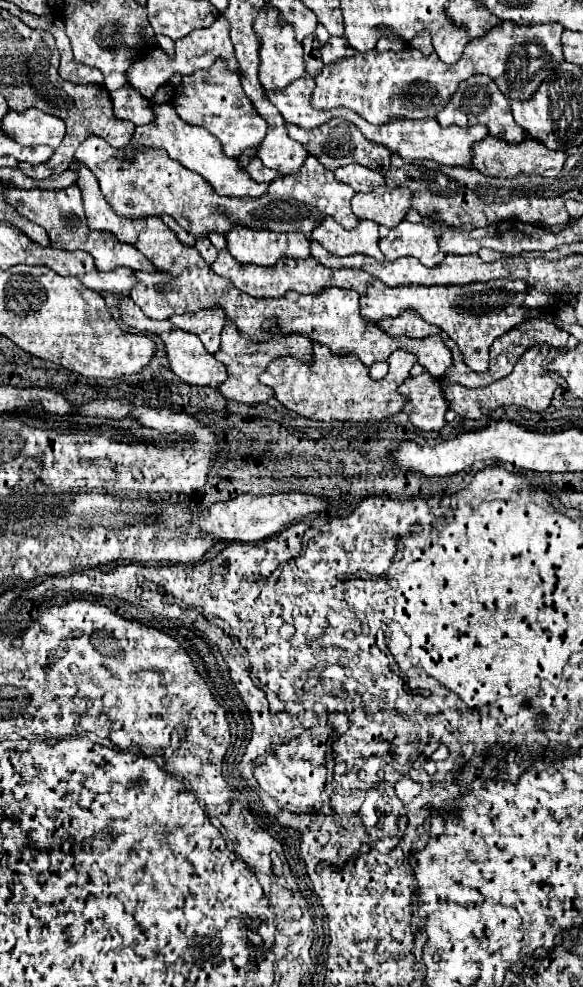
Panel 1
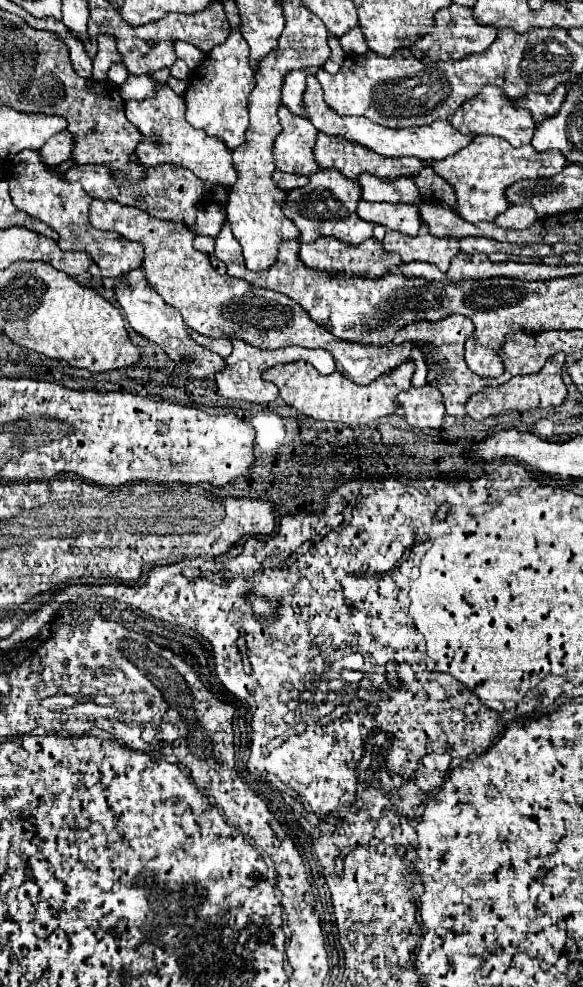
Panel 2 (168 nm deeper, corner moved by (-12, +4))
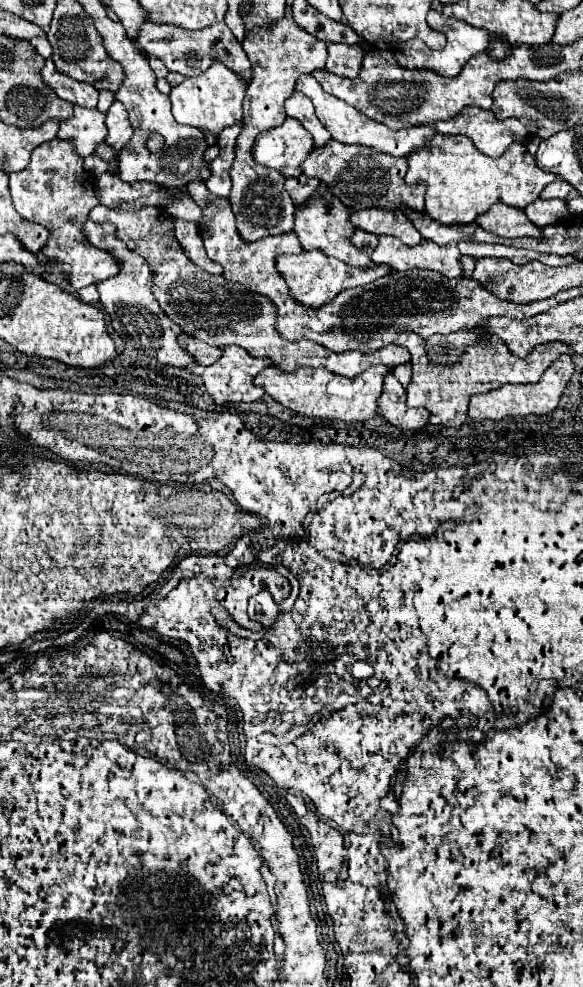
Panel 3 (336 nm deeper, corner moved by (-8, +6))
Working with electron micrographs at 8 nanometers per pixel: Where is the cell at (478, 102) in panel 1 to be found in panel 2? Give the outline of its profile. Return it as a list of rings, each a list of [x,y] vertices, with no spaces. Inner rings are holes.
[[[485,86],[475,98],[467,100],[459,110],[453,114],[451,124],[461,132],[461,134],[489,134],[489,136],[499,136],[507,140],[511,146],[523,146],[529,144],[535,132],[533,118],[527,110],[515,108],[509,98],[503,98],[503,90],[497,86]]]

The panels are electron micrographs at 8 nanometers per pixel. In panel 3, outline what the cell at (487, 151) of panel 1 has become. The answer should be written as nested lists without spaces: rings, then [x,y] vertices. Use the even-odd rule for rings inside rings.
[[[439,134],[435,136],[435,144],[431,144],[431,150],[415,152],[415,156],[407,156],[407,160],[407,184],[415,184],[417,180],[427,182],[425,210],[433,220],[443,224],[473,222],[493,204],[525,208],[527,204],[535,202],[541,190],[557,178],[551,172],[543,172],[535,164],[533,154],[521,142],[511,144],[503,156],[491,158],[479,152],[473,140],[467,136]]]

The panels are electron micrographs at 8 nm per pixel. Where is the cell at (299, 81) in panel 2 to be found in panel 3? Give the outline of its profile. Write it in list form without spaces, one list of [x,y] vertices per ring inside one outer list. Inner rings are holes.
[[[293,90],[293,94],[285,100],[285,110],[287,110],[287,116],[297,118],[311,132],[315,146],[323,146],[331,138],[327,128],[323,128],[323,124],[315,116],[315,108],[313,108],[311,100],[307,96],[303,96],[303,92]]]

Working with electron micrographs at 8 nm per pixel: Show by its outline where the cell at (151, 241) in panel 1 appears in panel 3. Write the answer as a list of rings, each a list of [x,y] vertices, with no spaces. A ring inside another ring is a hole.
[[[95,206],[89,212],[89,218],[95,220],[95,224],[113,224],[115,236],[127,244],[127,248],[139,252],[153,272],[153,294],[159,302],[159,306],[175,320],[185,334],[199,338],[211,346],[227,346],[237,344],[245,348],[251,356],[269,356],[279,368],[285,368],[287,372],[311,366],[311,368],[327,368],[333,374],[355,378],[363,370],[385,364],[389,368],[395,368],[399,364],[409,364],[411,354],[407,348],[389,344],[385,350],[377,350],[371,354],[363,352],[329,352],[327,348],[313,344],[311,340],[295,340],[289,342],[277,332],[277,308],[267,296],[259,296],[251,290],[247,290],[239,282],[229,282],[223,276],[211,276],[203,268],[195,266],[183,252],[181,244],[175,238],[173,224],[175,220],[163,210],[163,208],[141,208],[139,212],[115,212],[105,206]],[[213,334],[221,334],[223,338],[211,338]]]

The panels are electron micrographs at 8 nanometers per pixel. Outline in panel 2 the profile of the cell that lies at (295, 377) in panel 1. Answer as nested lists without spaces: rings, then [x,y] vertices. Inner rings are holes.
[[[297,360],[291,364],[279,364],[269,368],[263,378],[267,382],[273,382],[279,388],[279,396],[293,408],[297,408],[301,414],[311,416],[315,420],[335,420],[349,426],[357,424],[369,424],[381,416],[389,416],[397,410],[397,394],[401,390],[411,388],[411,376],[413,376],[415,364],[405,362],[403,366],[395,368],[393,372],[377,378],[373,384],[357,386],[349,378],[345,378],[339,372],[333,372],[329,376],[319,374],[309,362]]]

